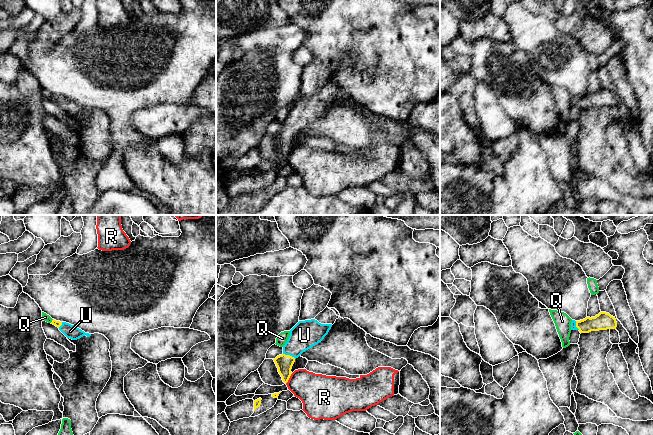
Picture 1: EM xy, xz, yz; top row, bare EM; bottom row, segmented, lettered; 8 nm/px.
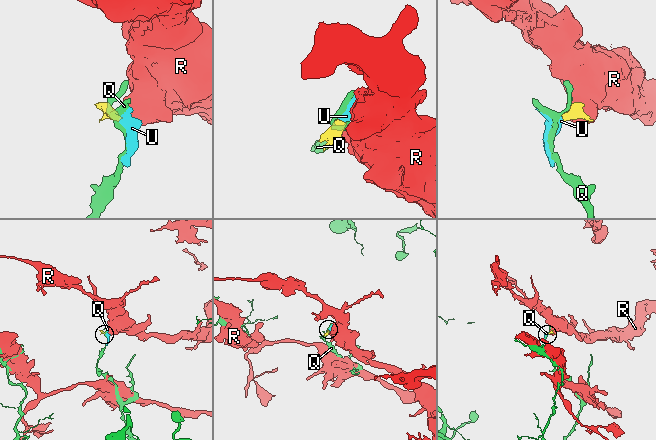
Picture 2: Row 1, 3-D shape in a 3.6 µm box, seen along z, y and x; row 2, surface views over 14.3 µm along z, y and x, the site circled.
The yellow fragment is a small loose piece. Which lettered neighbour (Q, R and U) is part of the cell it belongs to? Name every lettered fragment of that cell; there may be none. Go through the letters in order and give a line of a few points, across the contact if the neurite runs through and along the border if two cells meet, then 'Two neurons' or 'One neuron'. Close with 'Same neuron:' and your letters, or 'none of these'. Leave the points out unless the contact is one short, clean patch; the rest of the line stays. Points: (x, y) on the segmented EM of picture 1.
Q: Line: xy (53, 319), (50, 322). Two neurons
R: Line: xz (291, 374), (286, 383). Two neurons
U: Line: xz (284, 363), (289, 355), (304, 335). One neuron
Same neuron: U

